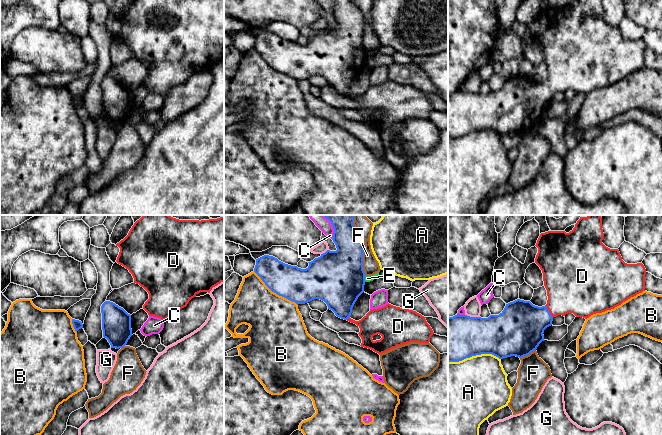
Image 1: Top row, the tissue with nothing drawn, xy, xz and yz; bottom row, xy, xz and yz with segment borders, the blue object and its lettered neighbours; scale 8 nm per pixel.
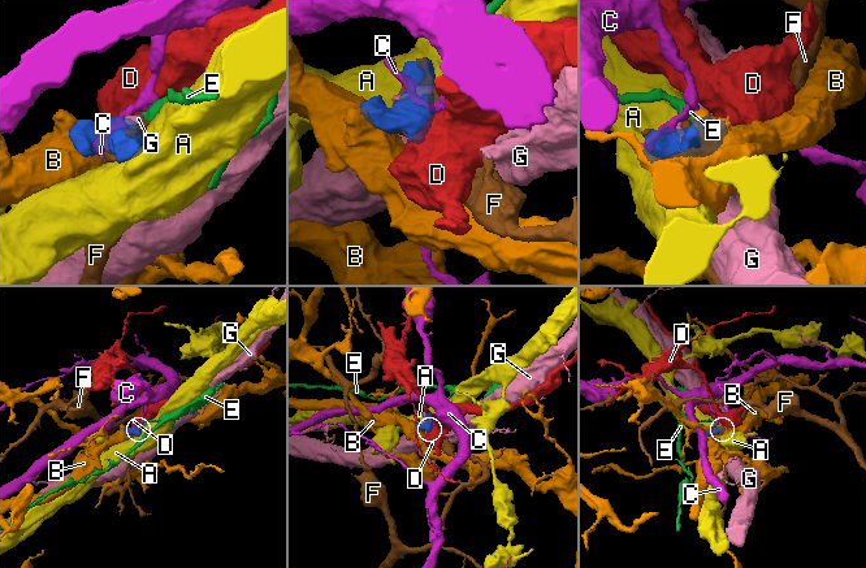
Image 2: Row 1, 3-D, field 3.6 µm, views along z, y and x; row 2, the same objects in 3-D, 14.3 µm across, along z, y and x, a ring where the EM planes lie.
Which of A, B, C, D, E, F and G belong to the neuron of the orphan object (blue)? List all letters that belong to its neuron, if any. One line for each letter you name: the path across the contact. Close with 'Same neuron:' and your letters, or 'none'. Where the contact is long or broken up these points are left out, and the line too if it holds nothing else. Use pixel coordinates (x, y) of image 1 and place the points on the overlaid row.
D: Path across: yz (521, 325), (548, 311), (570, 289)
Same neuron: D

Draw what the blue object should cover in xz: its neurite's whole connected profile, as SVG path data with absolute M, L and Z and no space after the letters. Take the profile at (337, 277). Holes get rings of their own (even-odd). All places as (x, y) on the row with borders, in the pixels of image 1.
M324 215L333 228L333 242L336 251L327 250L320 257L308 262L306 269L291 266L277 258L264 255L256 259L254 272L274 293L292 302L305 304L314 299L324 301L328 309L341 319L356 324L362 339L361 347L368 348L381 355L397 346L410 342L429 343L434 334L424 316L416 311L387 304L384 307L370 310L361 320L350 318L352 308L358 297L364 292L365 272L363 270L363 253L365 243L362 235L353 225L354 215Z

